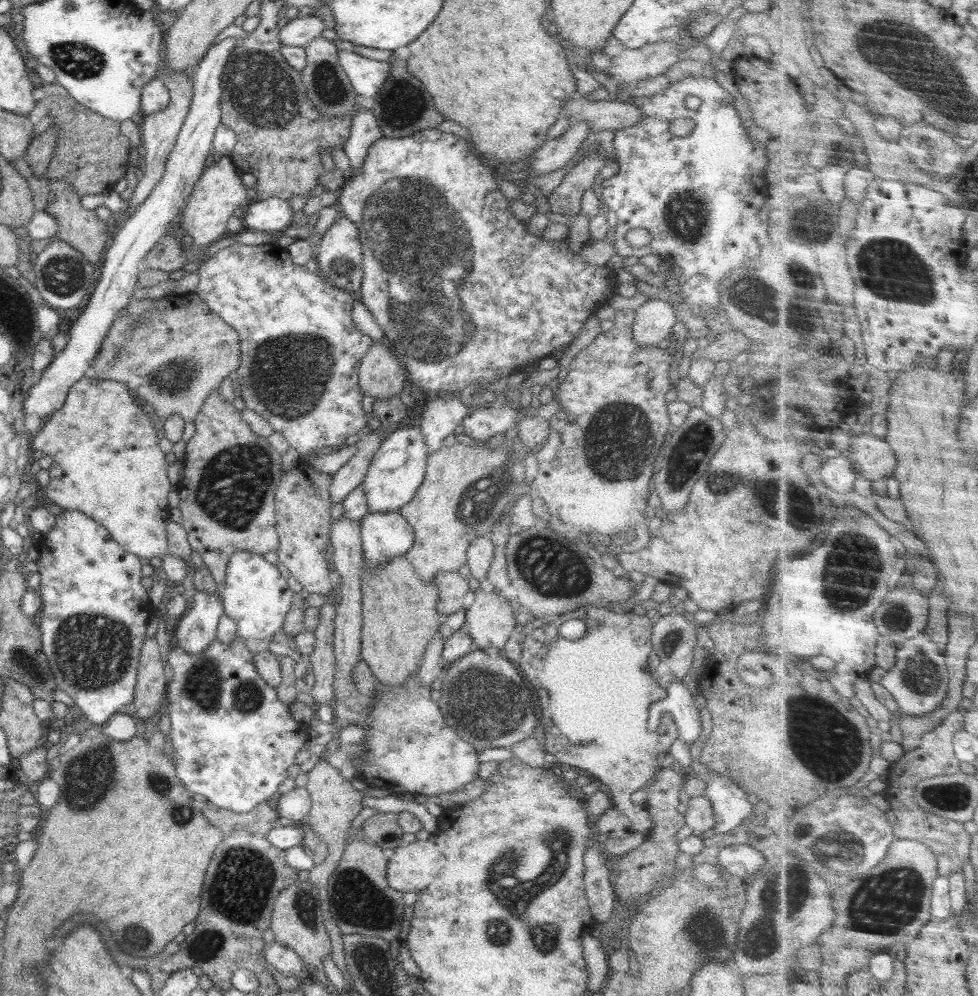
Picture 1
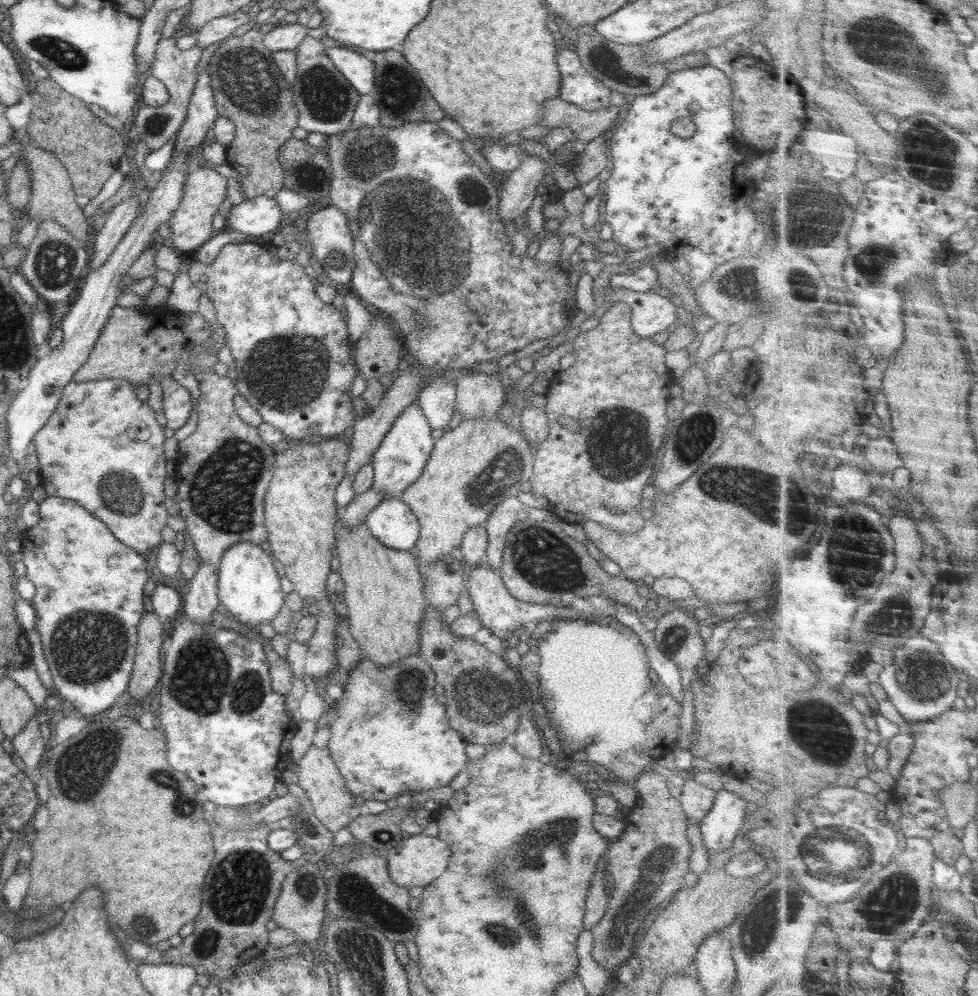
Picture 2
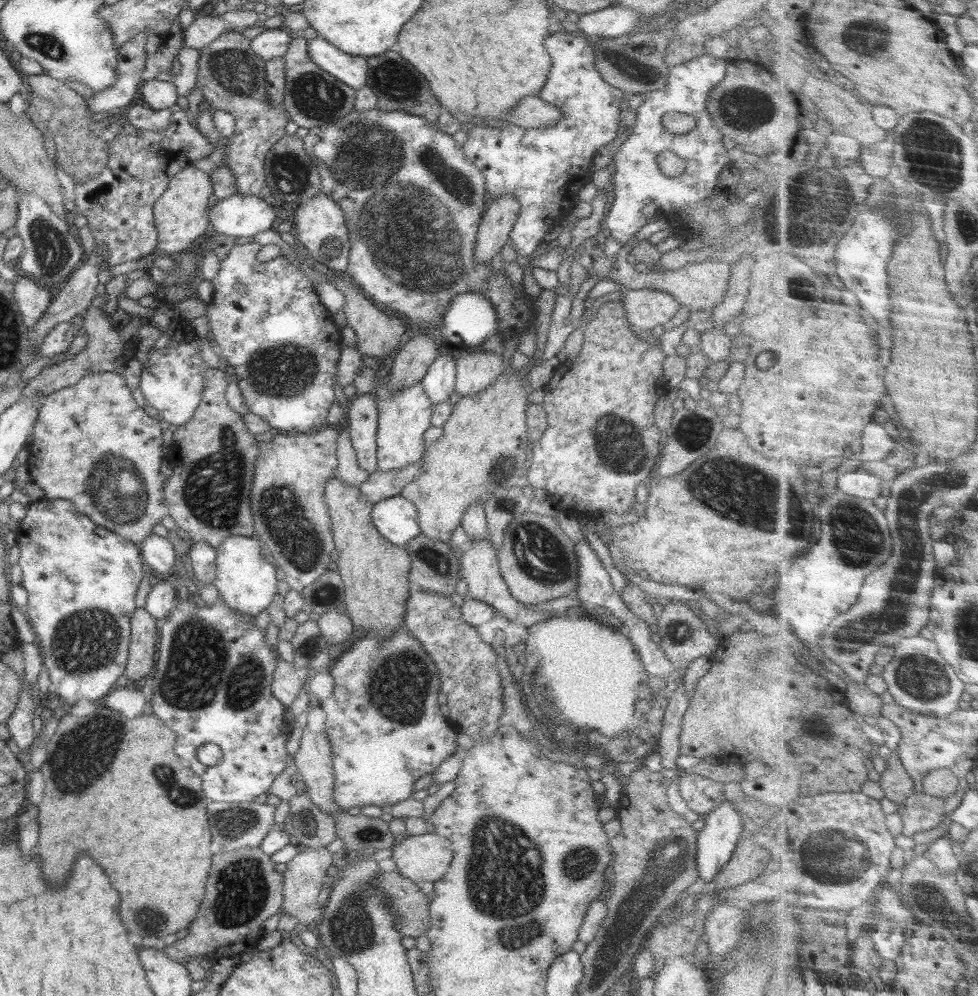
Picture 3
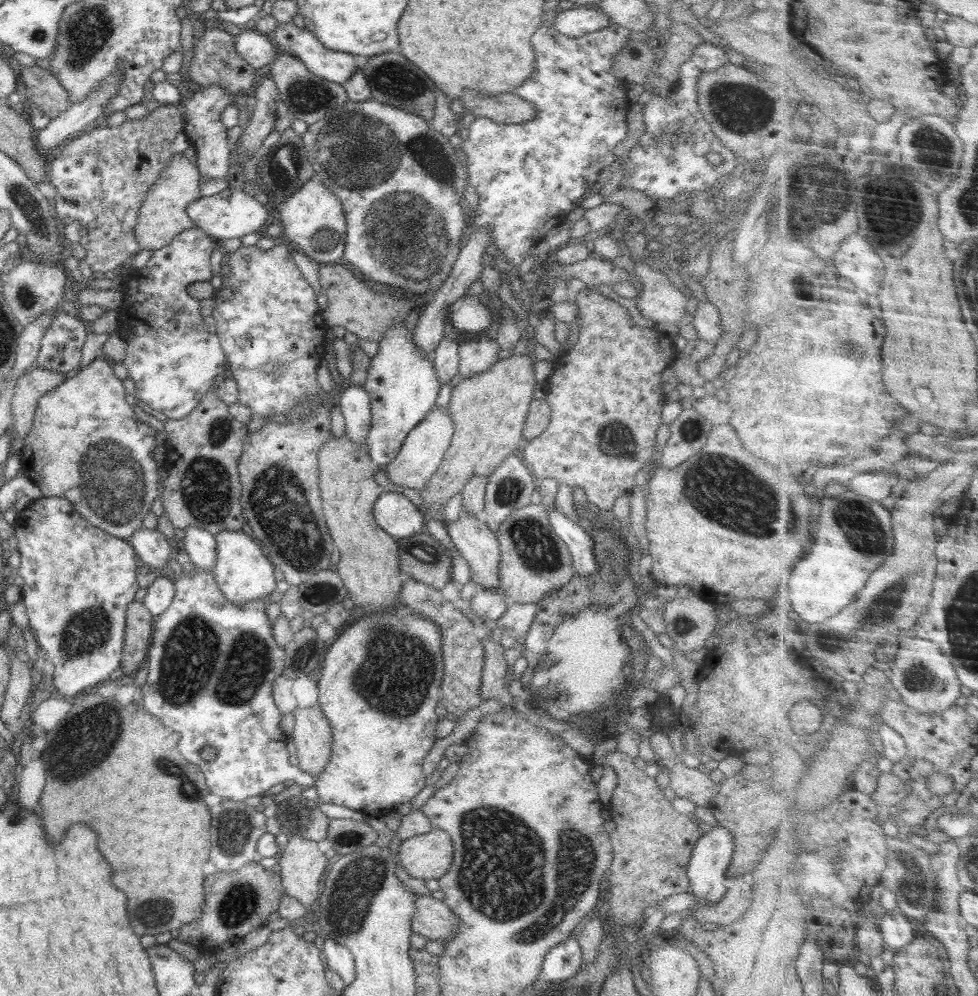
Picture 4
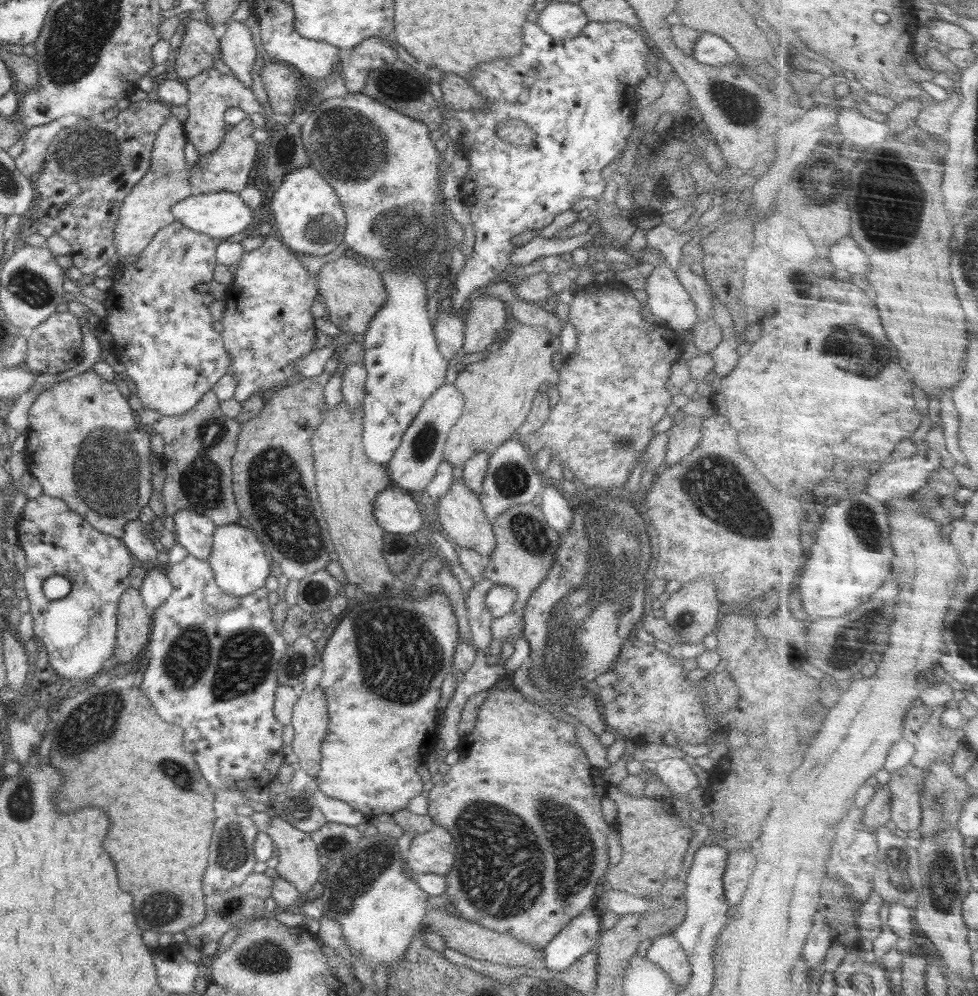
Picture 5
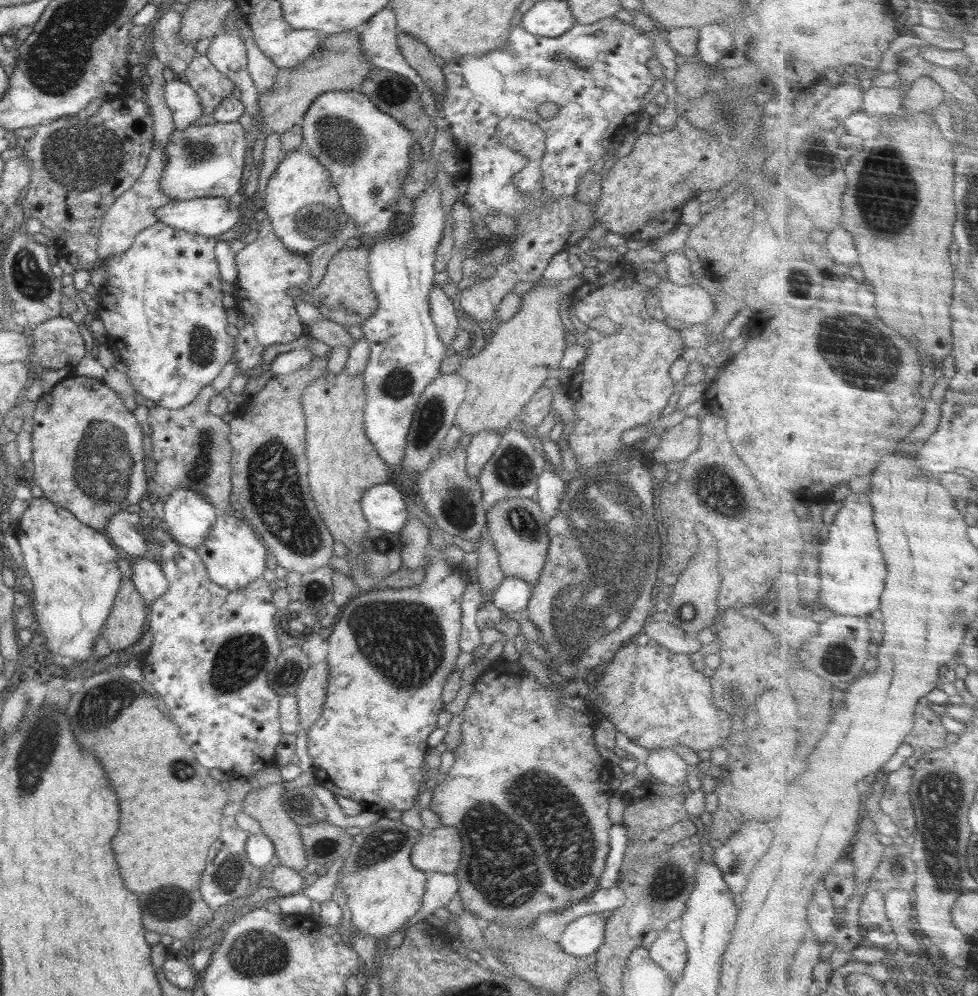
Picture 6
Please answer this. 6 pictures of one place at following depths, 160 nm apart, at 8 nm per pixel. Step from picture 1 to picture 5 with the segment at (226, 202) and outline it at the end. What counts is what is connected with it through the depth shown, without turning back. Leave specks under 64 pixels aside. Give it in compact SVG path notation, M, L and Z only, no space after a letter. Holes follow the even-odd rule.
M175 117L168 120L156 134L152 150L152 164L147 173L132 187L119 208L120 218L114 228L114 244L117 250L115 261L119 263L122 258L139 255L156 236L160 228L174 224L176 217L172 215L171 208L180 199L184 200L190 195L198 194L197 189L190 184L190 169L184 155L187 138L184 134L183 124Z

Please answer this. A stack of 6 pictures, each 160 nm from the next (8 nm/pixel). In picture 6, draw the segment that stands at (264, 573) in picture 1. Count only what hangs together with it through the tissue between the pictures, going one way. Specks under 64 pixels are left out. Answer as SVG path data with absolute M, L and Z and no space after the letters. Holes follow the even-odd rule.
M218 511L212 530L205 536L201 545L194 549L206 566L210 580L232 592L263 577L267 568L265 559L268 555L268 549L252 530L251 525L245 520L237 519L235 515L227 515L224 511Z

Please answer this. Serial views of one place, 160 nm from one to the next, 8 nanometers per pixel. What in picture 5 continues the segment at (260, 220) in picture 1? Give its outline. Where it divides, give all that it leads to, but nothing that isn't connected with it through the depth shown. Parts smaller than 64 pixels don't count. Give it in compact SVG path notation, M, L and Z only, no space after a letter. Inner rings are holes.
M208 192L190 195L174 204L171 211L172 215L176 217L176 221L185 228L219 240L226 240L235 234L244 232L255 217L254 212L240 198L240 194L235 192Z

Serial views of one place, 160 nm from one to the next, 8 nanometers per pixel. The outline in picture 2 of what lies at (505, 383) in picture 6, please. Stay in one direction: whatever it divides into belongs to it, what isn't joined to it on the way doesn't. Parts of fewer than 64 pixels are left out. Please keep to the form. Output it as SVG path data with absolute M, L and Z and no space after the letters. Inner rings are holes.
M463 418L458 427L449 428L444 431L441 438L435 440L422 474L398 496L412 509L418 519L419 537L415 547L420 562L436 562L440 560L440 556L450 555L454 548L461 546L468 528L484 526L491 510L494 510L506 496L517 496L522 484L528 482L533 473L535 456L530 453L528 445L529 441L522 432L500 419L485 421Z

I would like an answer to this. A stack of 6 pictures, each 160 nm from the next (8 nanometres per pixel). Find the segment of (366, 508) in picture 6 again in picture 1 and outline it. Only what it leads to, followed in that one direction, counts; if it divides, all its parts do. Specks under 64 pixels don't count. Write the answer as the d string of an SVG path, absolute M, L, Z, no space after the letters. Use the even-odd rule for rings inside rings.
M369 511L359 522L368 572L378 572L382 564L404 556L414 546L415 532L400 511Z

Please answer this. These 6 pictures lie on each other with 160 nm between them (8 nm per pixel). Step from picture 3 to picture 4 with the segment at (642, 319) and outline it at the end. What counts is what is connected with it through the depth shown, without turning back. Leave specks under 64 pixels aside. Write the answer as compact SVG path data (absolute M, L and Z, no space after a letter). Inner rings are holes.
M636 262L635 274L642 284L642 293L637 308L644 318L659 322L673 322L682 325L688 298L670 284L668 275L652 264Z

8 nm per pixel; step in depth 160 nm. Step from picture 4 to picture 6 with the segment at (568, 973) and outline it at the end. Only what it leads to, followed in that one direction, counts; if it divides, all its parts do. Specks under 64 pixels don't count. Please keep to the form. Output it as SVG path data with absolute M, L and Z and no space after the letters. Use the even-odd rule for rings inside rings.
M588 914L565 926L559 943L572 956L593 959L605 937L605 920L601 914Z

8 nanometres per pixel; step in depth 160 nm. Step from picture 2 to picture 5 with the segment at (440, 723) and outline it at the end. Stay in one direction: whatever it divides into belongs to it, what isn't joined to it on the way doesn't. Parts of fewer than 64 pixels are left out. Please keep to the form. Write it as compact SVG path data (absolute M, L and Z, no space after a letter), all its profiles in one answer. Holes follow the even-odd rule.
M441 588L428 596L422 598L406 598L391 595L391 598L374 598L363 604L358 604L348 610L342 622L338 624L334 634L324 646L324 652L321 656L323 662L323 675L320 681L320 688L323 690L327 700L327 710L330 714L330 724L328 725L326 736L320 747L322 760L320 770L316 776L318 788L330 798L340 799L349 804L352 808L358 810L366 816L367 819L378 816L378 814L393 814L399 810L406 809L410 798L423 794L423 781L418 775L416 768L424 761L428 761L433 752L431 736L438 727L436 710L441 698L440 686L446 675L453 670L454 653L456 651L456 641L458 641L458 622L454 608L447 599Z

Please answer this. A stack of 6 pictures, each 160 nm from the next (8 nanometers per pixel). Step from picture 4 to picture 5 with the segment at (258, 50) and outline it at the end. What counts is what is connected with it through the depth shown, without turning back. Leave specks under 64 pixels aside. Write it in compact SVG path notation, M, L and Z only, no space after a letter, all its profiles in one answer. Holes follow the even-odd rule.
M230 19L219 31L219 49L222 62L236 74L236 79L245 88L251 89L252 70L258 52L248 25Z

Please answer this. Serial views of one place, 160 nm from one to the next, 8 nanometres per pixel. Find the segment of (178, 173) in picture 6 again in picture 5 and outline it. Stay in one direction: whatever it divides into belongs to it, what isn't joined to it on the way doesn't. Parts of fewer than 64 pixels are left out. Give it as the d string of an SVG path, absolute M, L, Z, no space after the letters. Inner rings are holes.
M247 117L233 127L233 130L228 130L224 135L220 148L216 148L216 152L212 152L208 156L200 156L198 166L191 170L189 181L198 193L240 193L245 188L246 182L248 182L248 174L250 174L256 160L258 142L252 137L254 126L252 126L250 118Z

